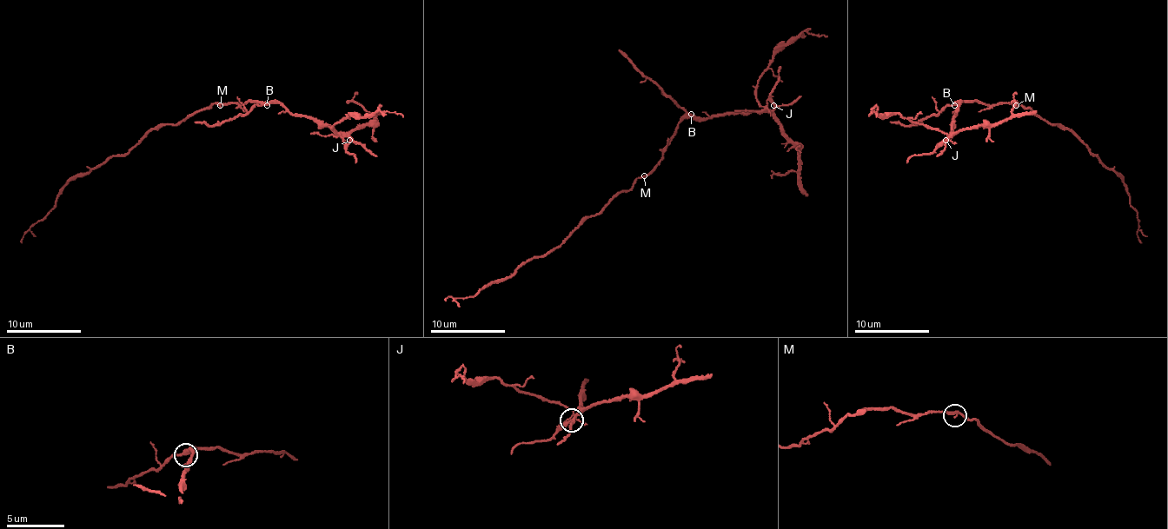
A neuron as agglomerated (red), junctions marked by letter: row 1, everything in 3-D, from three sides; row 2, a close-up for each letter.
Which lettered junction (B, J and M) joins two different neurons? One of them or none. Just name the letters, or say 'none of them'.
none of them

